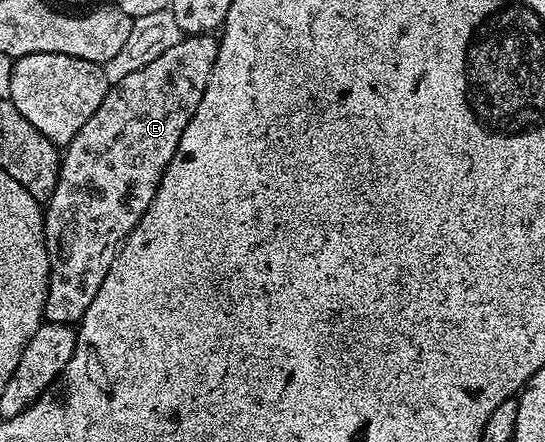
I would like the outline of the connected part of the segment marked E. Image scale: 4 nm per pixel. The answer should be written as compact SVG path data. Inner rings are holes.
M183 36L182 41L162 55L156 55L146 66L109 86L104 103L96 107L92 119L88 119L65 146L58 166L58 182L54 194L45 202L42 218L50 264L46 321L74 325L81 321L84 311L88 311L88 303L96 299L96 291L100 291L100 283L104 283L112 259L126 242L126 236L138 226L144 211L148 211L160 187L160 179L168 163L172 163L172 155L176 155L184 127L188 127L188 119L192 119L196 107L200 107L200 98L204 95L204 87L208 87L208 75L212 75L217 54L217 36Z

